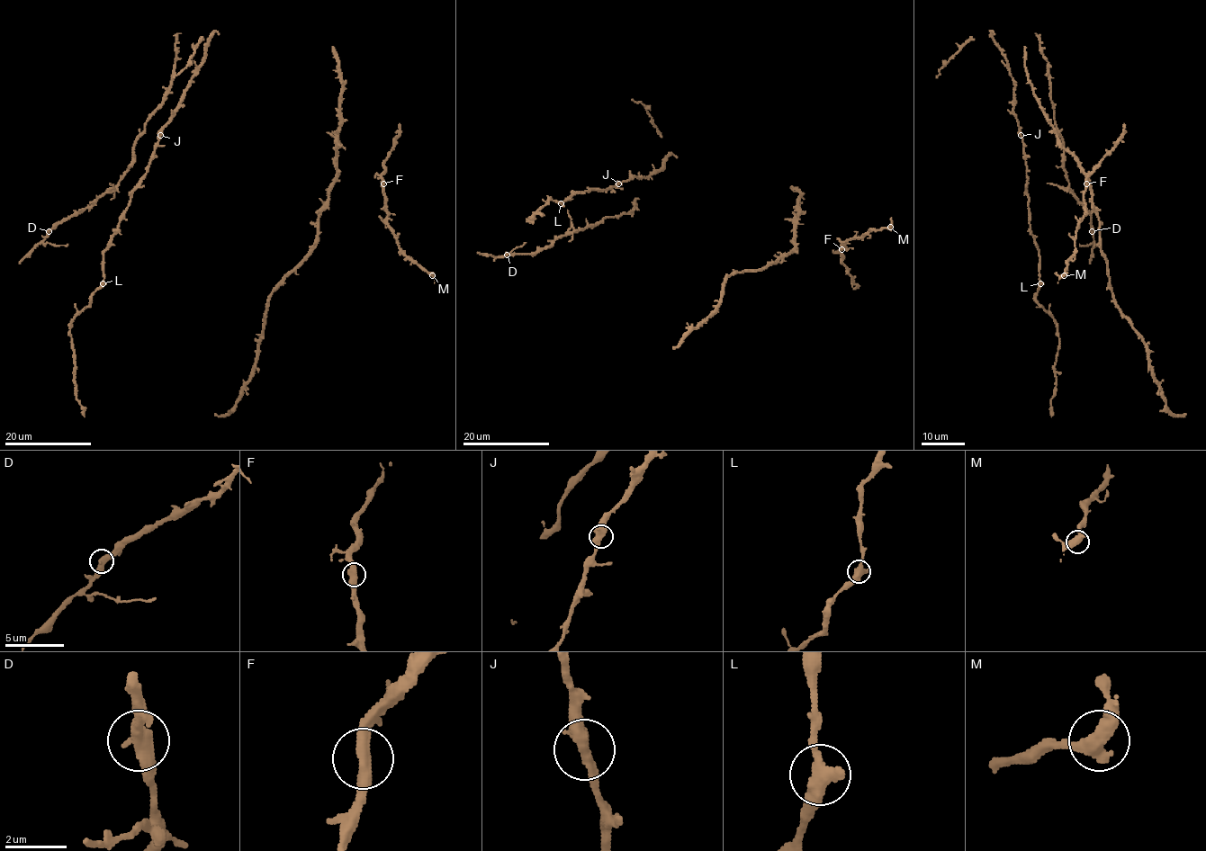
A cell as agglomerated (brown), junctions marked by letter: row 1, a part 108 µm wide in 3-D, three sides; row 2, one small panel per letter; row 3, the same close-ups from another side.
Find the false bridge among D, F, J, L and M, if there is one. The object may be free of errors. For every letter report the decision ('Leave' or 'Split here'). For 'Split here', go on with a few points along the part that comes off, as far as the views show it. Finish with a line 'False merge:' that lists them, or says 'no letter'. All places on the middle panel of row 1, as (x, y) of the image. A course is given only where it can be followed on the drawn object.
D: Leave
F: Leave
J: Leave
L: Leave
M: Leave
False merge: no letter

